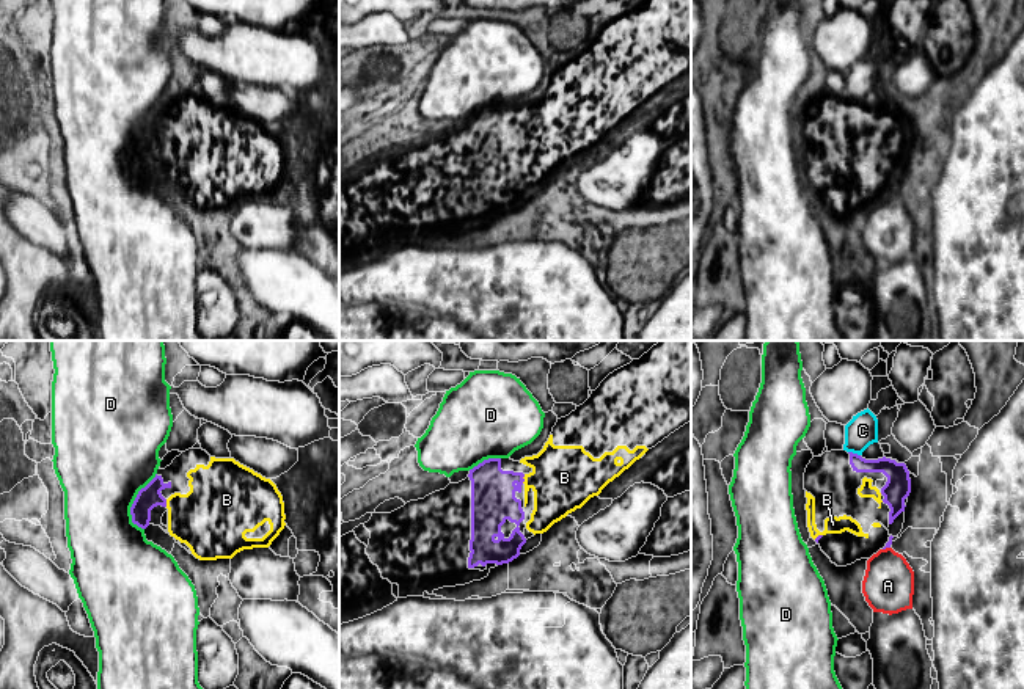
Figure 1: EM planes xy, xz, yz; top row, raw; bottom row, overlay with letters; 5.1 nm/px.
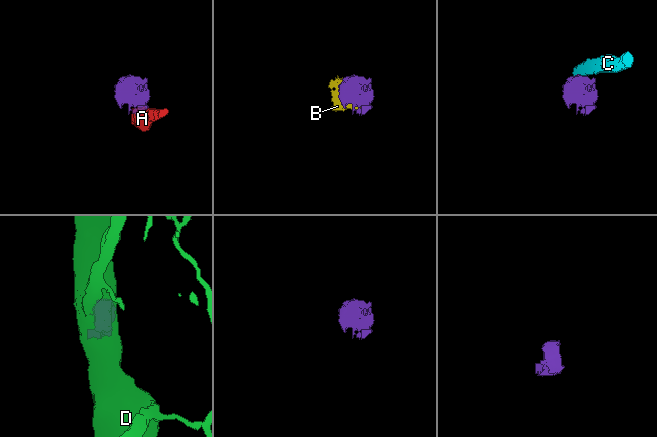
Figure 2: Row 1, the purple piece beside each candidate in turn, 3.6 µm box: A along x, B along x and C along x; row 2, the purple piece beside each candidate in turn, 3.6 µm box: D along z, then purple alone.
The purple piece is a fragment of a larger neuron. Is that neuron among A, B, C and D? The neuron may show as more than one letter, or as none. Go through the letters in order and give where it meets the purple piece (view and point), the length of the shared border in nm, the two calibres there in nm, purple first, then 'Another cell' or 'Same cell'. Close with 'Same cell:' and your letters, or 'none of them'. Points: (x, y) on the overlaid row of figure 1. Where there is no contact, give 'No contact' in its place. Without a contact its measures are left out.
A: Touches purple at yz (886, 546). Shared border 40 nm. Thickness 30 nm (purple) against 260 nm. Another cell
B: Touches purple at xz (523, 479). Shared border 50 nm. Thickness 220 nm (purple) against 340 nm. Same cell
C: Touches purple at yz (855, 454). Shared border 70 nm. Thickness 120 nm (purple) against 160 nm. Another cell
D: Touches purple at xy (134, 503). Shared border 300 nm. Thickness 120 nm (purple) against 460 nm. Another cell
Same cell: B

